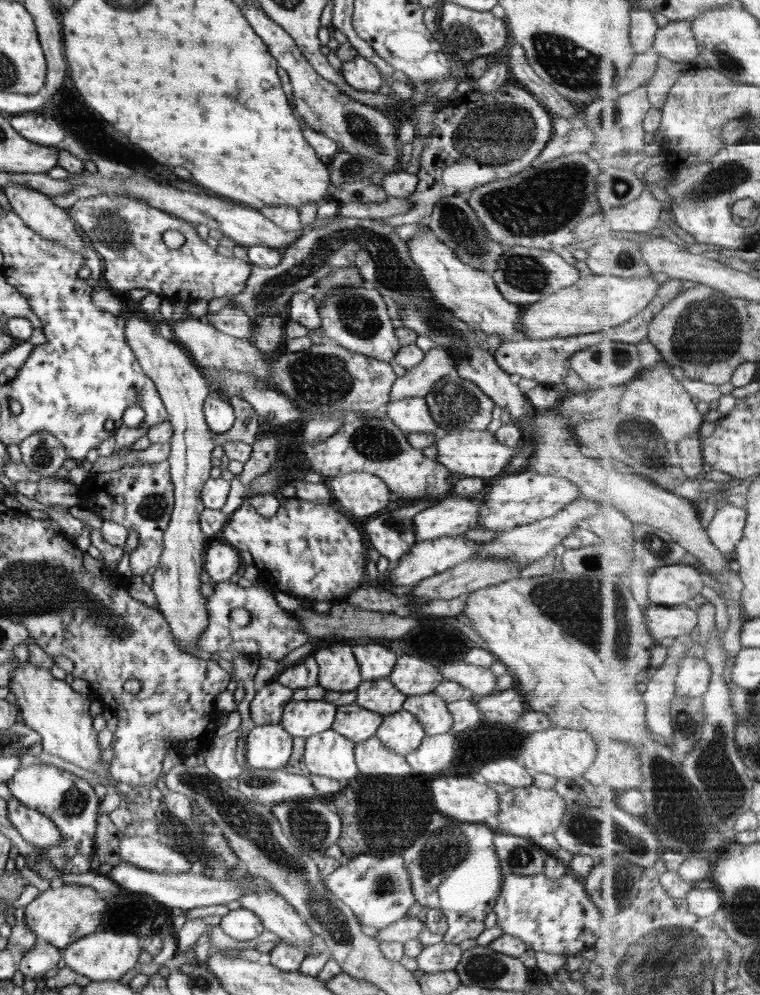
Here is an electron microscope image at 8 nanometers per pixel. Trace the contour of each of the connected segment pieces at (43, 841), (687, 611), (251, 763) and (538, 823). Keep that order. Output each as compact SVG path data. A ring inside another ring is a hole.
M14 797L7 801L6 810L8 820L26 842L38 848L61 843L61 830L40 811L28 808Z
M693 603L686 605L652 605L646 608L647 618L658 640L685 638L700 627L700 612Z
M281 723L255 726L246 736L245 762L252 769L283 769L292 754L293 736L283 729Z
M533 786L512 788L504 794L499 794L499 810L496 815L496 818L498 818L498 833L502 832L536 841L544 834L555 832L562 822L566 807L567 802L553 789L538 789Z

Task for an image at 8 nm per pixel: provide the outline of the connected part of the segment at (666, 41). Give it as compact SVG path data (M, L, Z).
M688 20L671 21L661 28L654 47L664 57L676 62L693 64L698 56L703 56L694 24Z

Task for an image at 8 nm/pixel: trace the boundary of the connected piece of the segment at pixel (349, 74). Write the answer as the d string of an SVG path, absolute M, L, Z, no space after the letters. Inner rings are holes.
M359 55L353 60L343 62L341 74L352 89L363 92L377 93L384 82L373 62Z

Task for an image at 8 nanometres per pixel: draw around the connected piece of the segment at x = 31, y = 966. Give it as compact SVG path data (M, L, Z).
M39 940L20 961L18 970L24 977L34 979L36 976L46 974L60 962L60 950L50 943Z

